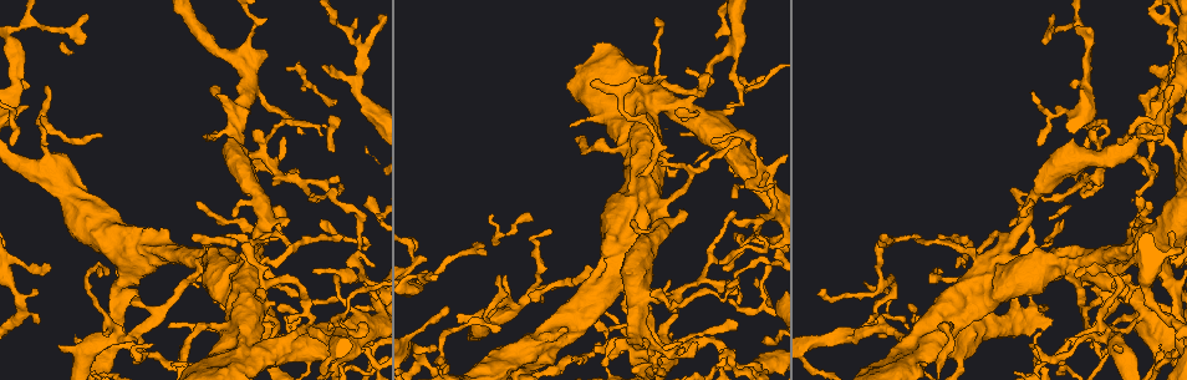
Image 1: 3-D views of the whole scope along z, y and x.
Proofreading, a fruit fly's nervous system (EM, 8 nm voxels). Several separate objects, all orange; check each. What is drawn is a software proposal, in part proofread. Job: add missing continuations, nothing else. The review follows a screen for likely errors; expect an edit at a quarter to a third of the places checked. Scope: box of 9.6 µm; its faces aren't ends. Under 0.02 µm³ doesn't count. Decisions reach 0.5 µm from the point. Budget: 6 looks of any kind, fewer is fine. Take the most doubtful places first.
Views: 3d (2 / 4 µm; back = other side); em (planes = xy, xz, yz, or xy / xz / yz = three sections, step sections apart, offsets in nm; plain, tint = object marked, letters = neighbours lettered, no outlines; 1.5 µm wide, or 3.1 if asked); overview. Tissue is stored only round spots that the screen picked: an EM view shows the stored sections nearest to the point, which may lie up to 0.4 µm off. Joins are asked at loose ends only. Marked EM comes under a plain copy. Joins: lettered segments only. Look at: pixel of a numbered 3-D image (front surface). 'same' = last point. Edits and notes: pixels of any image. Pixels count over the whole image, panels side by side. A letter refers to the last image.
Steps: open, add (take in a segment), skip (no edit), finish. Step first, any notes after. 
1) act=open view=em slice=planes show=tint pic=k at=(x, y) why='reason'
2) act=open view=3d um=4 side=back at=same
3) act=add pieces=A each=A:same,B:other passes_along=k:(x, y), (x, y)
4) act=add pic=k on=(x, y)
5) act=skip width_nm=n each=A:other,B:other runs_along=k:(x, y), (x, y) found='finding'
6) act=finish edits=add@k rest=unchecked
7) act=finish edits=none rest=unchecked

act=open view=em slice=xy step=8 show=tint pic=1 at=(1106, 270) why='an open end'

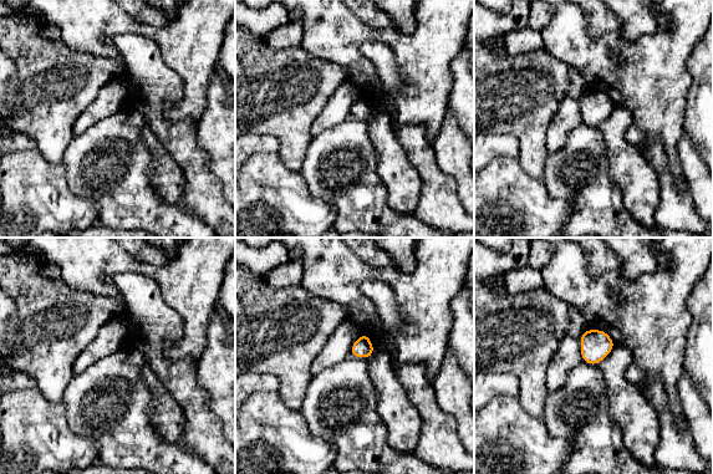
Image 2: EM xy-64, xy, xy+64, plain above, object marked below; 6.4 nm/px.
act=open view=em slice=planes show=letters at=same why='another direction'

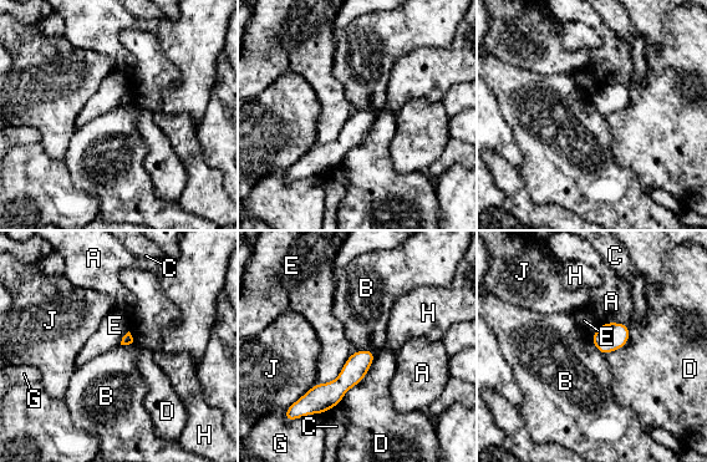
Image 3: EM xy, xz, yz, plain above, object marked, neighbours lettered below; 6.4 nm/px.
act=skip each=A:other,B:other,C:other,D:other,E:other,G:other,H:other,J:other runs_along=3:(371, 354), (331, 394), (303, 400) found='no lettered segment goes on from it'

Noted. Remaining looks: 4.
act=open view=3d um=4 pic=1 at=(29, 87) why='free end'

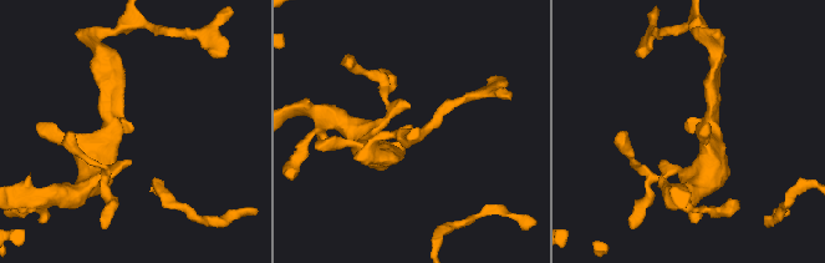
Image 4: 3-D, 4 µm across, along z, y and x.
act=open view=em slice=planes show=letters pic=4 at=(690, 131) arm_widths_nm=200,400 why='now the EM'

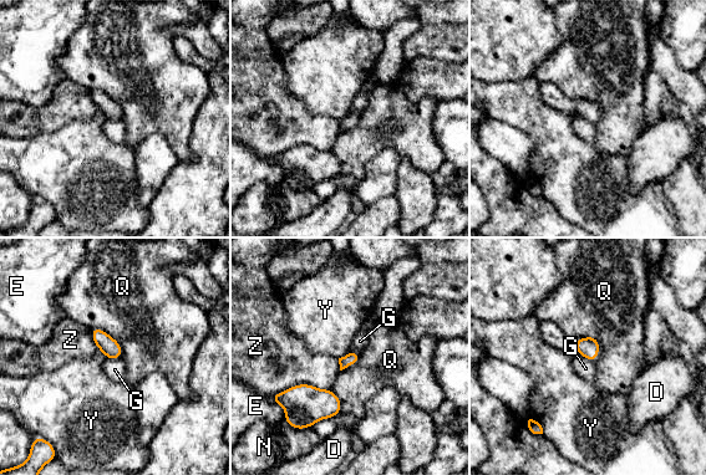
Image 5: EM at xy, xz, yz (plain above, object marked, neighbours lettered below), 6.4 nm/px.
act=skip longest_contact=Z:380nm each=D:other,E:other,G:other,N:other,Q:other,Y:other,Z:other border=5:(121, 357), (107, 359) found='no lettered segment goes on from it'

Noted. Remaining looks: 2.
act=open view=em slice=planes show=letters pic=1 at=(83, 37) why='branch stops here'

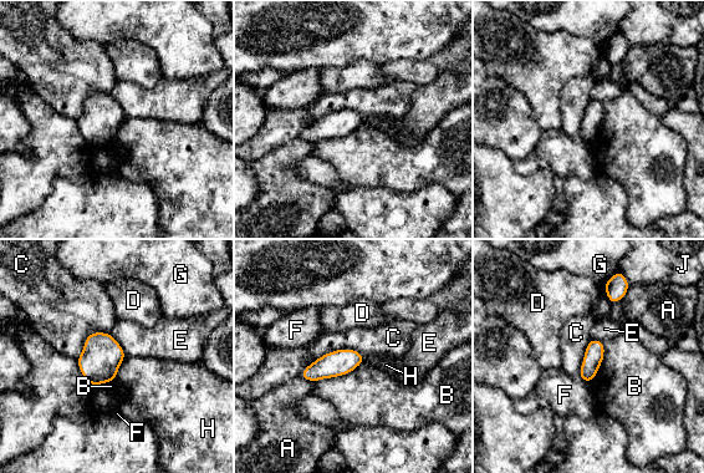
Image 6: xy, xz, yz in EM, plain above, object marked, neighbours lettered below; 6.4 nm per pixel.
act=skip each=A:other,B:other,C:other,D:other,E:other,F:other,G:other,H:other,J:other border=6:(363, 361), (343, 375), (314, 382) found='no lettered segment goes on from it'

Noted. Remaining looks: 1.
act=finish edits=none rest=unchecked

